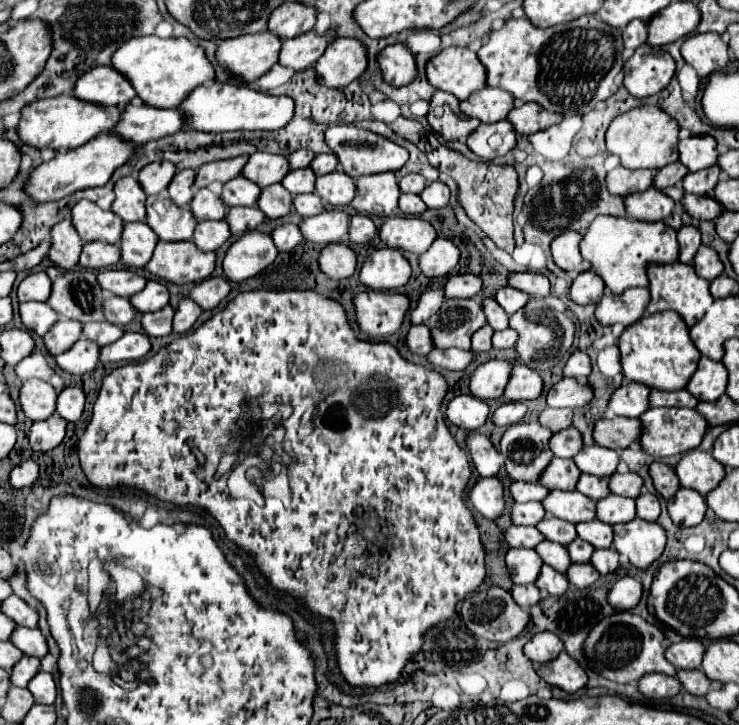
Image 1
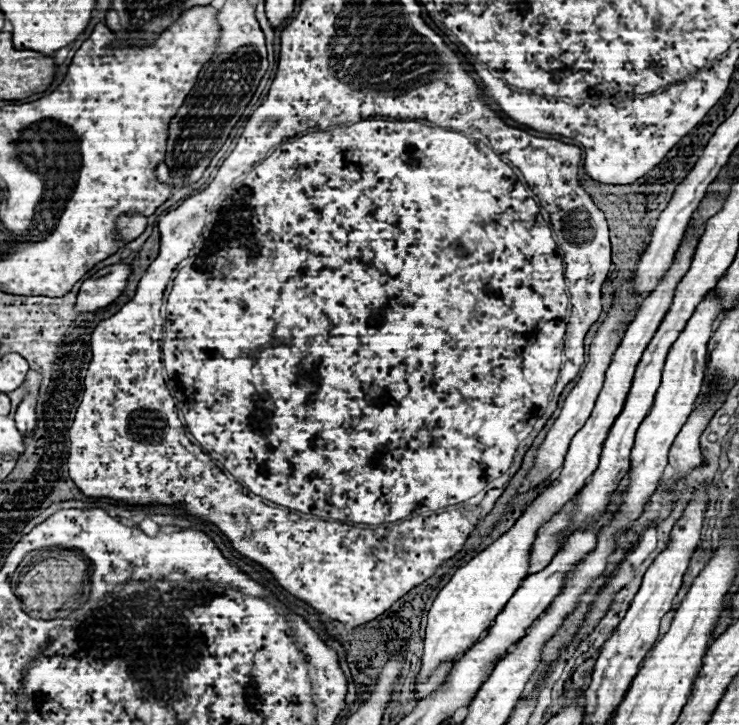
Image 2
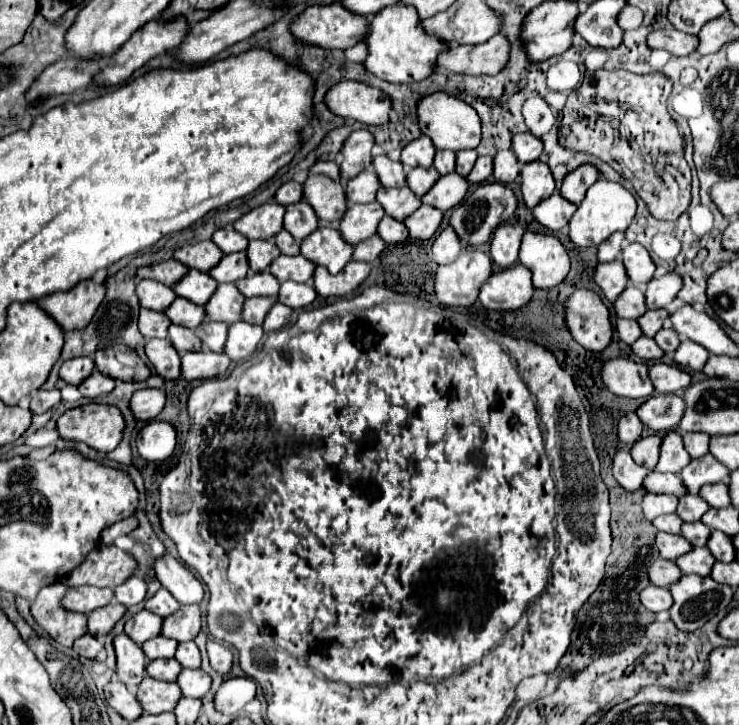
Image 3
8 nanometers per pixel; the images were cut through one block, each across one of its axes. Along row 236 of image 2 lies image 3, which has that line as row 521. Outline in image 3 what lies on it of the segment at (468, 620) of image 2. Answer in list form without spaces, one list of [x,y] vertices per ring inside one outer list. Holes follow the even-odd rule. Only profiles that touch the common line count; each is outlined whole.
[[[682,496],[680,502],[678,502],[678,516],[684,520],[684,522],[696,522],[702,518],[702,514],[708,510],[710,506],[700,498],[700,496]]]

